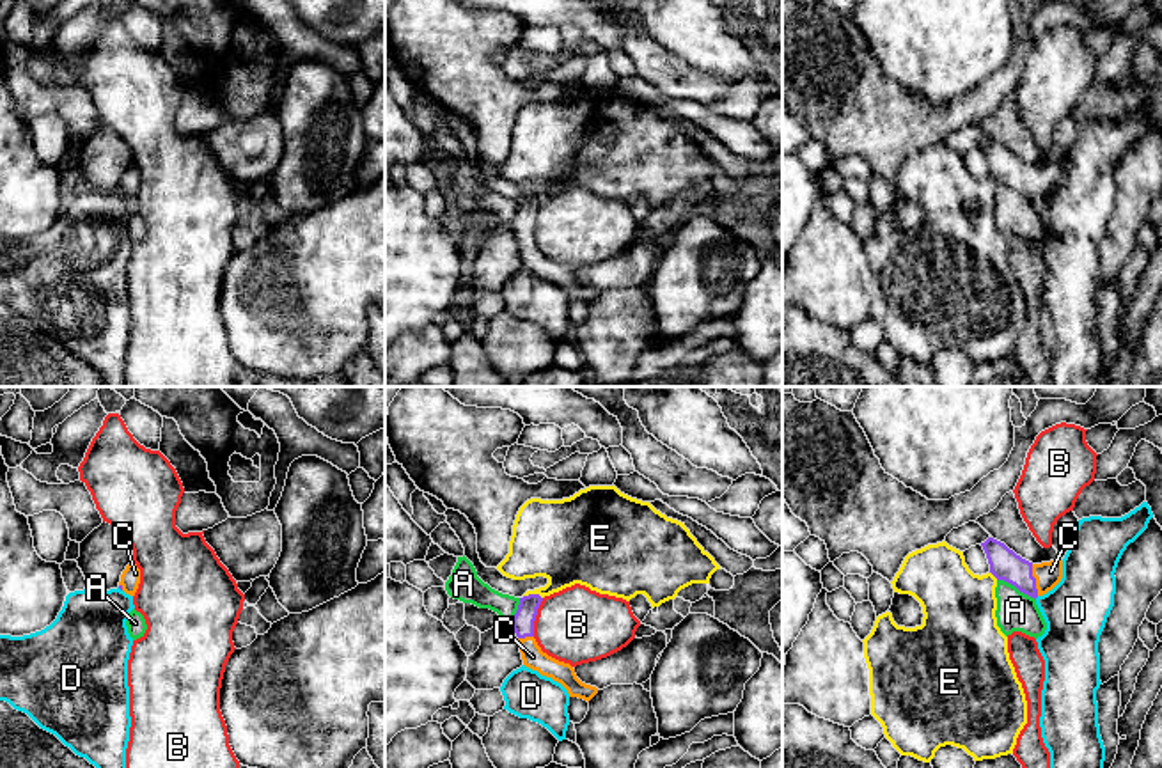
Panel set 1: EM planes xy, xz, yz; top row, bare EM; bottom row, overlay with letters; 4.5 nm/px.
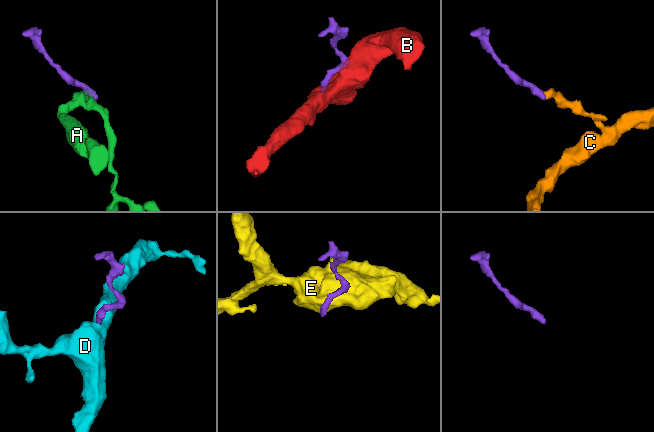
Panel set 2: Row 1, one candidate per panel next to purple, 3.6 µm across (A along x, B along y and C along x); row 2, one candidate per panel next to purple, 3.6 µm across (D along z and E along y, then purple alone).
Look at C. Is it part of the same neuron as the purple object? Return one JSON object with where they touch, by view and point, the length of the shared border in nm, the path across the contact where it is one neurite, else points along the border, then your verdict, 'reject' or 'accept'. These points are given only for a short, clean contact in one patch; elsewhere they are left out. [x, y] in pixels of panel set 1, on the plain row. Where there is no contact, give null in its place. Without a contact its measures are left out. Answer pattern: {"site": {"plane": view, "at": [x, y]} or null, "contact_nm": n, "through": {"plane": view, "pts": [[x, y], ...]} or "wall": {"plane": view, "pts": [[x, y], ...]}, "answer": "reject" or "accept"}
{"site": {"plane": "yz", "at": [1035, 183]}, "contact_nm": 150, "through": {"plane": "yz", "pts": [[1004, 167], [1035, 183], [1047, 178]]}, "answer": "accept"}

